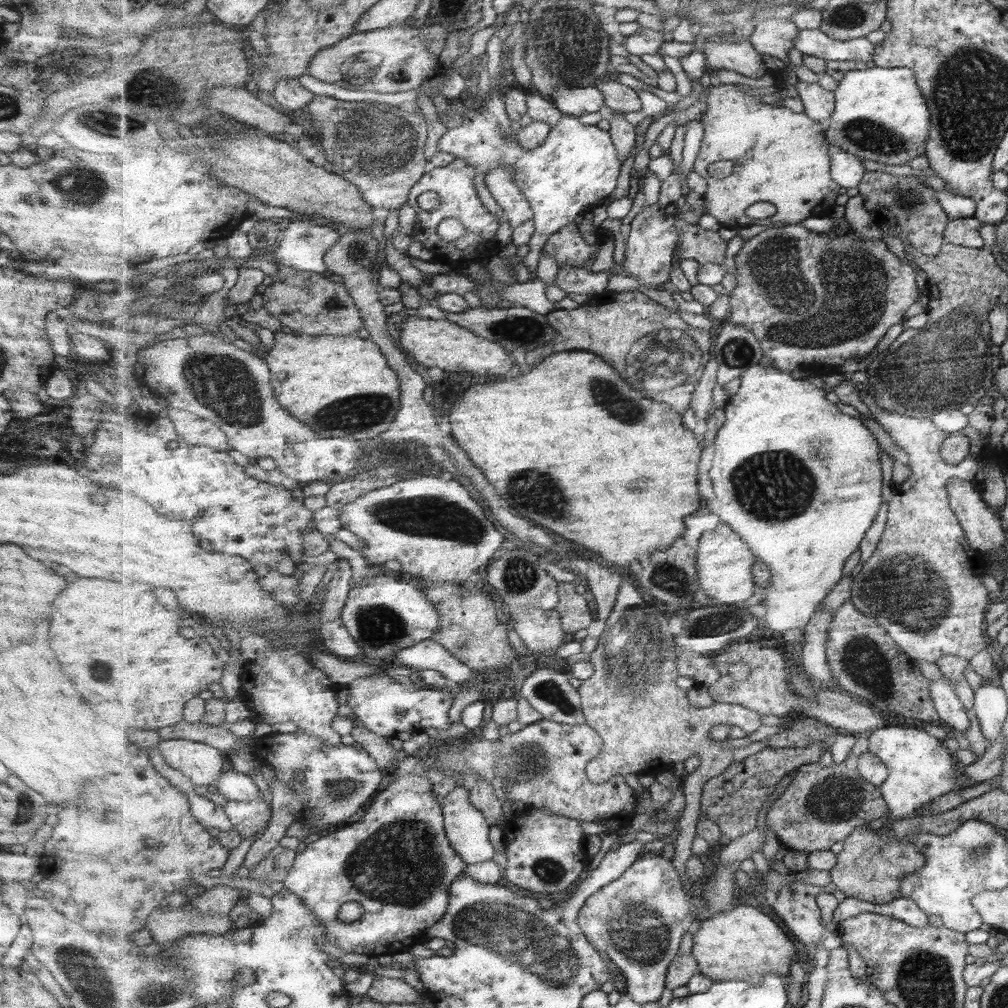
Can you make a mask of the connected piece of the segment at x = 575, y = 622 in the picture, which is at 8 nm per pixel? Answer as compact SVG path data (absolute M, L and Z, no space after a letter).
M565 581L558 584L559 606L557 612L561 614L564 630L569 634L589 628L595 620L589 602L585 596L575 590L576 581Z

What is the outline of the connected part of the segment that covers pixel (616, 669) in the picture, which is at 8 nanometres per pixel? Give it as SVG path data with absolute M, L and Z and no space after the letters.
M624 579L621 583L617 604L605 622L607 626L596 649L590 654L595 674L577 689L582 696L587 723L605 739L601 753L591 760L586 771L592 781L603 784L617 774L654 776L669 770L676 762L683 763L689 757L699 755L699 768L688 773L682 782L685 808L677 821L680 833L674 844L676 855L672 860L686 890L691 892L696 891L696 885L689 880L685 864L694 856L691 848L697 838L702 788L710 778L723 774L734 762L734 748L726 741L713 740L709 733L717 725L733 724L749 735L761 728L763 720L761 714L739 704L714 702L700 708L689 704L686 691L676 686L676 679L680 676L677 670L680 651L673 639L682 631L687 612L680 608L675 616L667 619L667 612L659 612L641 598L641 590L643 588L637 588L629 580Z

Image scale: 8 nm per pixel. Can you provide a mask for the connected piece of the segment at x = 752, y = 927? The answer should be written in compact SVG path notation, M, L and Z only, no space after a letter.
M756 902L715 913L712 918L700 923L693 942L692 956L699 964L699 973L717 982L736 980L757 985L767 973L786 979L797 954L793 940L771 916L761 912Z

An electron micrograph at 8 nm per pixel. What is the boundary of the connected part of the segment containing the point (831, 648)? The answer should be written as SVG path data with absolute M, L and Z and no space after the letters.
M851 599L835 611L829 623L826 644L829 667L840 691L849 692L857 698L873 704L883 714L901 714L919 720L940 720L931 696L932 682L927 680L919 665L911 662L898 642L879 624L876 618L863 614Z

